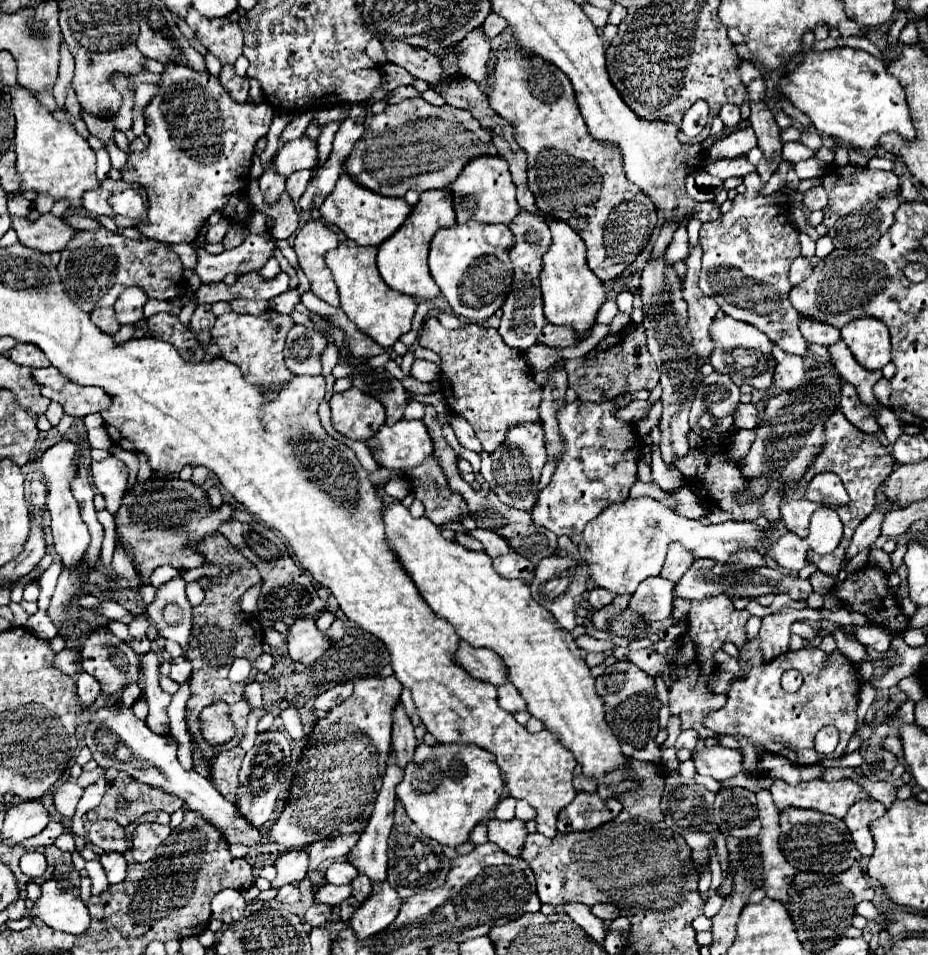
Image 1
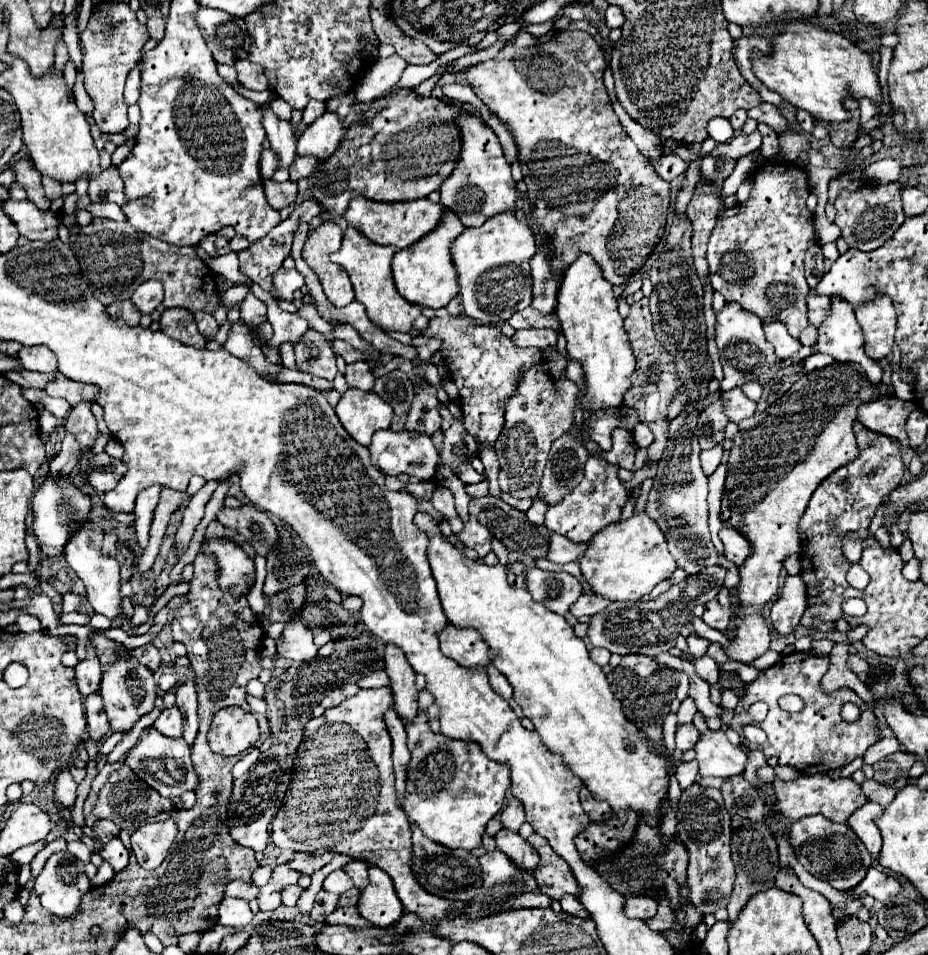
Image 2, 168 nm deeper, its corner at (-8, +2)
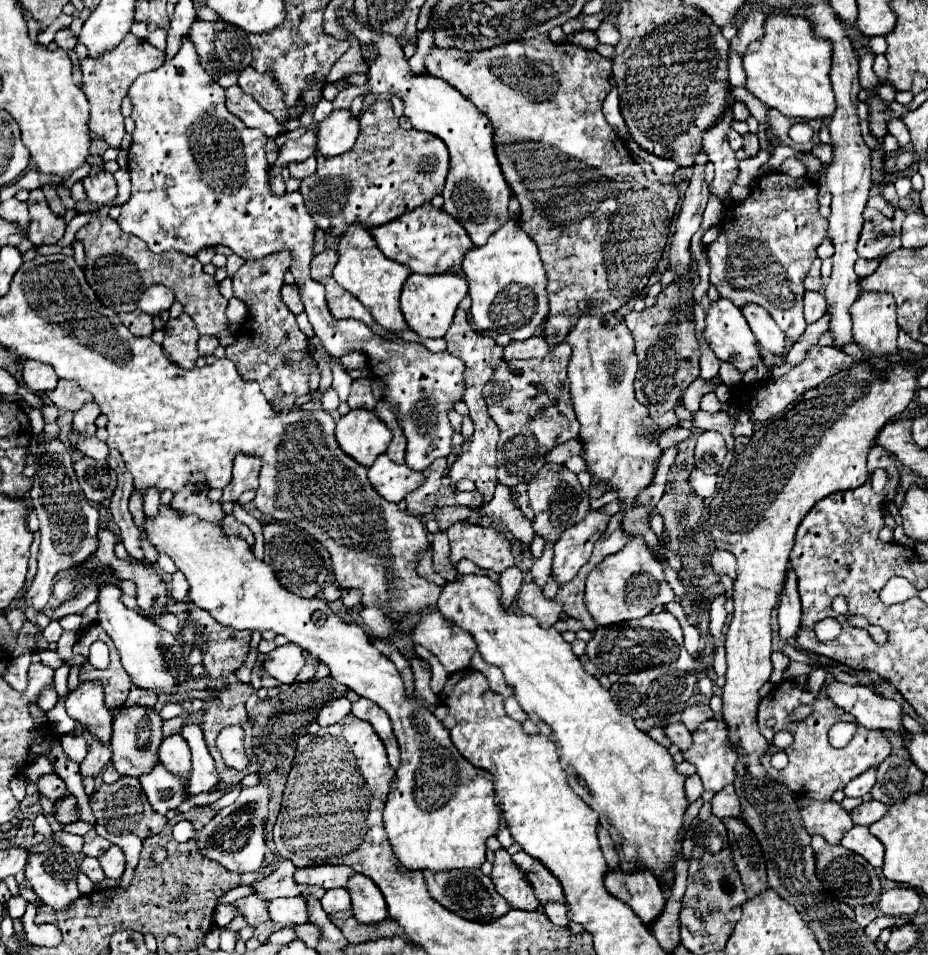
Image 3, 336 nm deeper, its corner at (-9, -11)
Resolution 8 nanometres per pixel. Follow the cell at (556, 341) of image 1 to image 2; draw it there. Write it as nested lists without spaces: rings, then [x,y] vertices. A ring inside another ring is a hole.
[[[519,329],[511,339],[517,347],[545,349],[557,343],[557,333],[553,329]]]

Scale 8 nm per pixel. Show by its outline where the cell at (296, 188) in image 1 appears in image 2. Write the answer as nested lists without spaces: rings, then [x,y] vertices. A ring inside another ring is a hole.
[[[297,155],[297,157],[293,159],[293,167],[289,169],[291,179],[297,181],[297,179],[301,179],[301,177],[311,177],[315,165],[317,165],[317,159],[315,159],[315,157],[299,157],[299,155]]]

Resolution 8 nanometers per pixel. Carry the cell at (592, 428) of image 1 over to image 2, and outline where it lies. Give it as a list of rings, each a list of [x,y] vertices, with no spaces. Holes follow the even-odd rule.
[[[589,455],[583,481],[561,503],[547,509],[545,527],[553,533],[571,539],[573,543],[589,543],[597,531],[605,529],[607,525],[611,525],[615,519],[621,517],[621,509],[627,499],[629,493],[617,477],[617,467],[595,455]]]

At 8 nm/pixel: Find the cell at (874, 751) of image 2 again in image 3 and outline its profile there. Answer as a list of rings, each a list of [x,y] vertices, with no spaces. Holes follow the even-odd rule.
[[[870,768],[866,772],[862,772],[860,776],[856,776],[846,788],[844,788],[844,794],[846,796],[864,796],[872,790],[874,782],[876,782],[876,772],[878,768]]]

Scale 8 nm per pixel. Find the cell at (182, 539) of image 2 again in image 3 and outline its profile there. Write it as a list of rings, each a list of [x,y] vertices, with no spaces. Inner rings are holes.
[[[174,572],[172,574],[172,580],[170,580],[170,594],[176,602],[184,602],[186,600],[186,594],[188,594],[188,580],[182,572]]]

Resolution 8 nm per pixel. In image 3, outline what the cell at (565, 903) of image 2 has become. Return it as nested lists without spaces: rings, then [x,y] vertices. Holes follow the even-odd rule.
[[[550,902],[550,904],[544,904],[544,912],[546,916],[550,918],[552,924],[556,926],[562,926],[566,928],[570,924],[570,918],[568,918],[568,908],[566,904],[556,904],[556,902]]]

